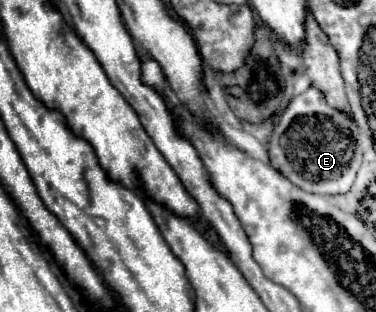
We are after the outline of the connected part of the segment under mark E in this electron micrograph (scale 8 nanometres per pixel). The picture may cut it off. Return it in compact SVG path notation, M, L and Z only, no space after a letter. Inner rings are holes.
M308 88L300 96L292 98L270 136L270 166L304 192L346 194L354 184L360 166L360 154L354 152L356 146L352 130L354 124L346 114L330 108L316 88Z

